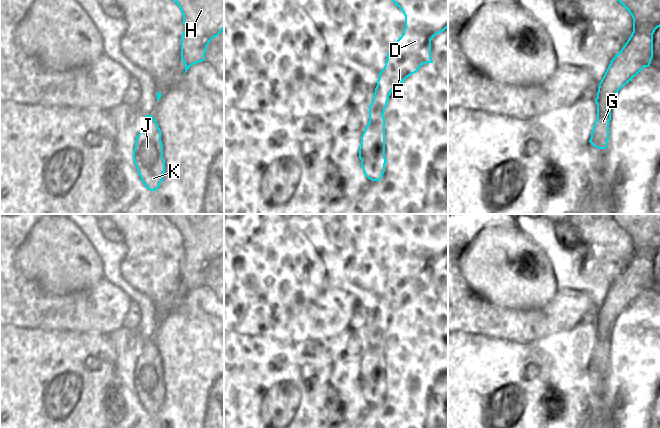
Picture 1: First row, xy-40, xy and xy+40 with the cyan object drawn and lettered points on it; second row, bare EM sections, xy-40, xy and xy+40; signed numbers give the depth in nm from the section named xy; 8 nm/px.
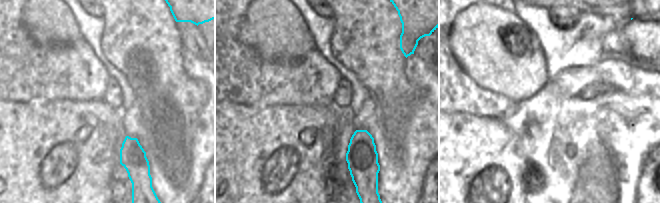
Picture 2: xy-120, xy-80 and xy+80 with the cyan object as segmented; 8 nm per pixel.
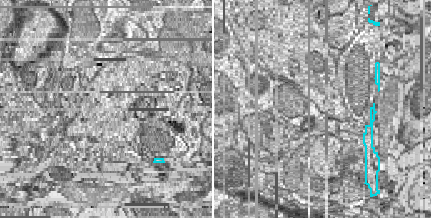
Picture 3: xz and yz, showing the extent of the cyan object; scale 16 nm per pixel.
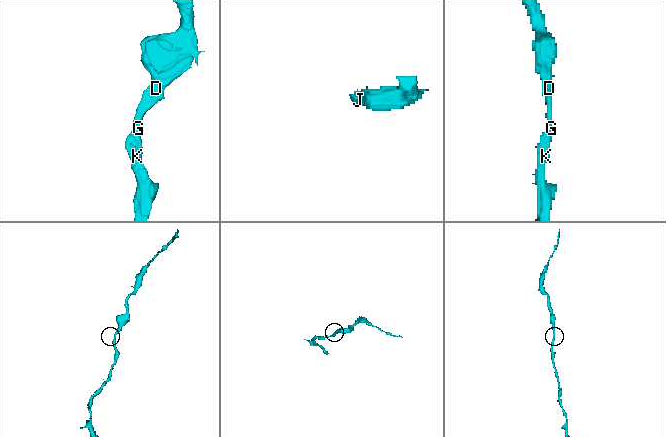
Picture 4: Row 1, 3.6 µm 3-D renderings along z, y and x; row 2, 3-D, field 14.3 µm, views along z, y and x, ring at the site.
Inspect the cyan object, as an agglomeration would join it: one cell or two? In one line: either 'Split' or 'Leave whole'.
Leave whole

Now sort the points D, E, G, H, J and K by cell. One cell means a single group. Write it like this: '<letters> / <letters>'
D E G H J K

